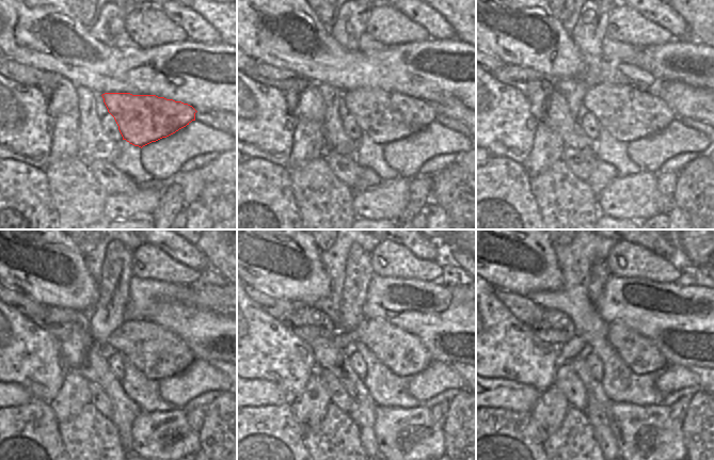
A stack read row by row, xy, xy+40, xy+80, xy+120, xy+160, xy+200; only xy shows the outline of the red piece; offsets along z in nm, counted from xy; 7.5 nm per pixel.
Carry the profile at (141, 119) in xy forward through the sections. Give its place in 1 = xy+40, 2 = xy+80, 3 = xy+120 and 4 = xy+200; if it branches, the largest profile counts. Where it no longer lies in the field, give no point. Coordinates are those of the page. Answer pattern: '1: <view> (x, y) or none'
1: xy+40 (386, 116)
2: xy+80 (629, 113)
3: xy+120 (159, 353)
4: xy+200 (639, 353)

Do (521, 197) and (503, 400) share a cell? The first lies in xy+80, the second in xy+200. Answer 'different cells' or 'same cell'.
different cells

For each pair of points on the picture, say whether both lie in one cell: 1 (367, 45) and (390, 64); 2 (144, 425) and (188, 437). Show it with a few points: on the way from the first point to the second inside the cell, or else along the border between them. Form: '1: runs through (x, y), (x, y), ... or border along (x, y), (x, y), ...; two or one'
1: border along (387, 46), (379, 51), (362, 51), (360, 49); two
2: runs through (155, 430), (175, 430), (177, 428); one

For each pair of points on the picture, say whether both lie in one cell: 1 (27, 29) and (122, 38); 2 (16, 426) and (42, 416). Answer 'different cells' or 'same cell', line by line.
1: different cells
2: same cell

